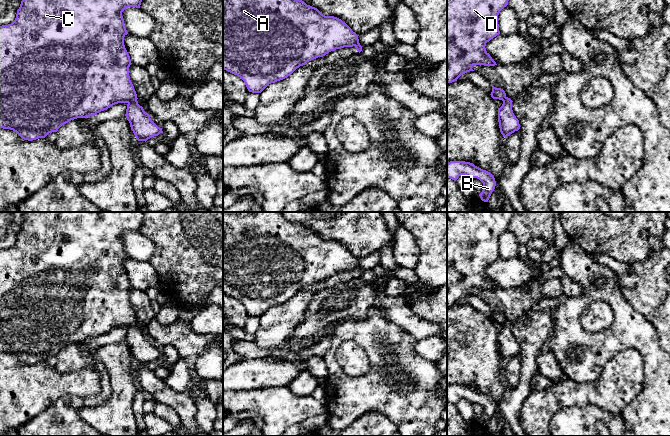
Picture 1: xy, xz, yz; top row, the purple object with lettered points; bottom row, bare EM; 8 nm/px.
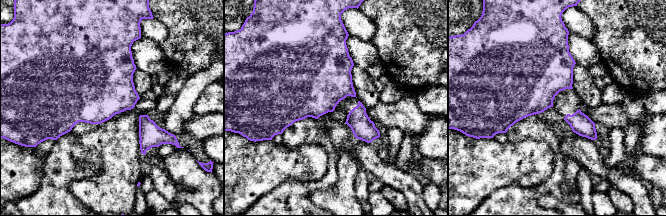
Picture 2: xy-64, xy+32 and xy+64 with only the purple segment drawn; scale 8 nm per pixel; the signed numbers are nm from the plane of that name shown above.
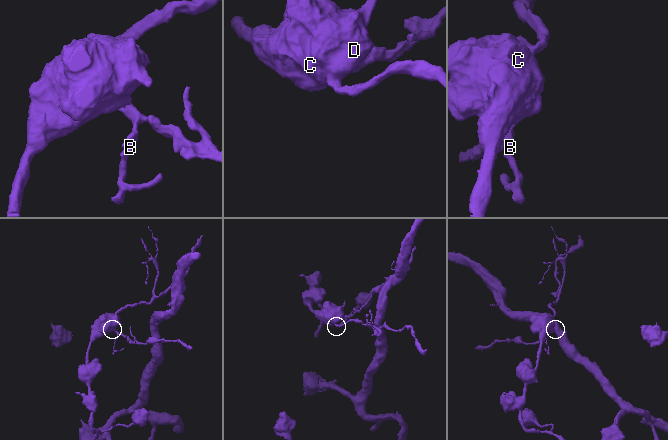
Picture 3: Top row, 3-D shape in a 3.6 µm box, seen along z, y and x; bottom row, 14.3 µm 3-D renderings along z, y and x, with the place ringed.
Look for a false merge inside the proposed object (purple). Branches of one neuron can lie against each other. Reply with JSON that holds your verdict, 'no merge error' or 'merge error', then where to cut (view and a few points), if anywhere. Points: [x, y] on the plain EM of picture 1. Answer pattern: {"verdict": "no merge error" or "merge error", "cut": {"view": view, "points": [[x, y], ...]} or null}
{"verdict": "merge error", "cut": {"view": "xy", "points": [[136, 323], [128, 327]]}}

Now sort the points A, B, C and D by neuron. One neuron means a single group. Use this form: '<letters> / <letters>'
A C D / B

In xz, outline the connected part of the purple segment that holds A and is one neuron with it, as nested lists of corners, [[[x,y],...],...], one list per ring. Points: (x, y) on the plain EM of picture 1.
[[[223,212],[223,293],[240,301],[249,316],[261,317],[271,307],[331,275],[360,269],[358,260],[341,243],[325,240],[304,225],[288,221],[282,212]]]

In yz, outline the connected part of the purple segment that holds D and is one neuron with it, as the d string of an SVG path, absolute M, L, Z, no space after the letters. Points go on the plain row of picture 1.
M447 212L447 307L474 295L473 289L497 289L485 270L500 258L498 239L512 217L513 212Z

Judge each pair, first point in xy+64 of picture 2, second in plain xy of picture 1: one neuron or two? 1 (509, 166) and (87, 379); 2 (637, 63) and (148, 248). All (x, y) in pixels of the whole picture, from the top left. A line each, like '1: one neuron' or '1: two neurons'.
1: one neuron
2: two neurons

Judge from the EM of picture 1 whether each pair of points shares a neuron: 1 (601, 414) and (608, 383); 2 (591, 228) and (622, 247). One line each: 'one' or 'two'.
1: two
2: one

